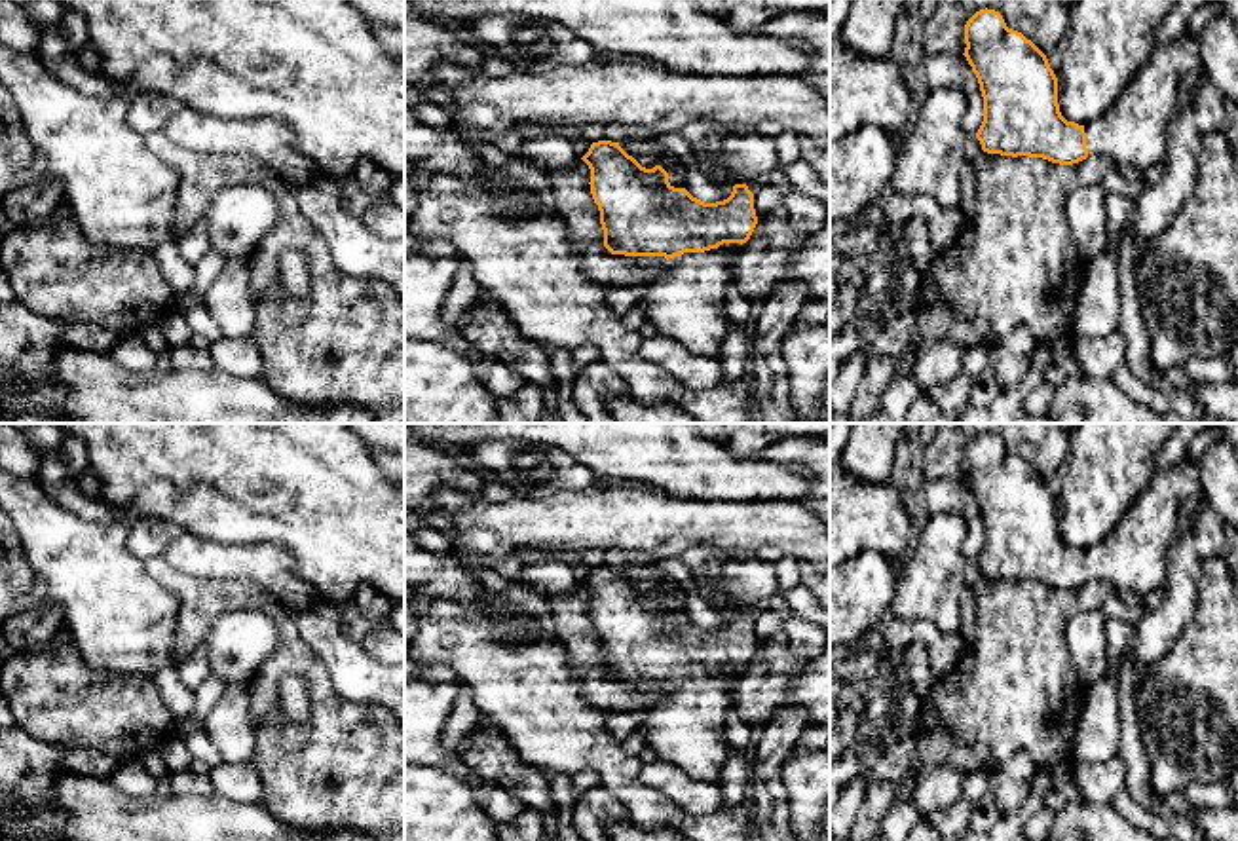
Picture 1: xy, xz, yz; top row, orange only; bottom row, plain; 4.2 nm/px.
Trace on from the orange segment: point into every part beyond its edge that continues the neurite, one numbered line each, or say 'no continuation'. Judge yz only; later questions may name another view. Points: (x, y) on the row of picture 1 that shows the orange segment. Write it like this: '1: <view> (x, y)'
1: yz (1134, 131)

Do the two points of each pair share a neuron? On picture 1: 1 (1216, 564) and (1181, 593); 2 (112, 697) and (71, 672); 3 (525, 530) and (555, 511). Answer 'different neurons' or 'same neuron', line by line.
1: different neurons
2: same neuron
3: same neuron

